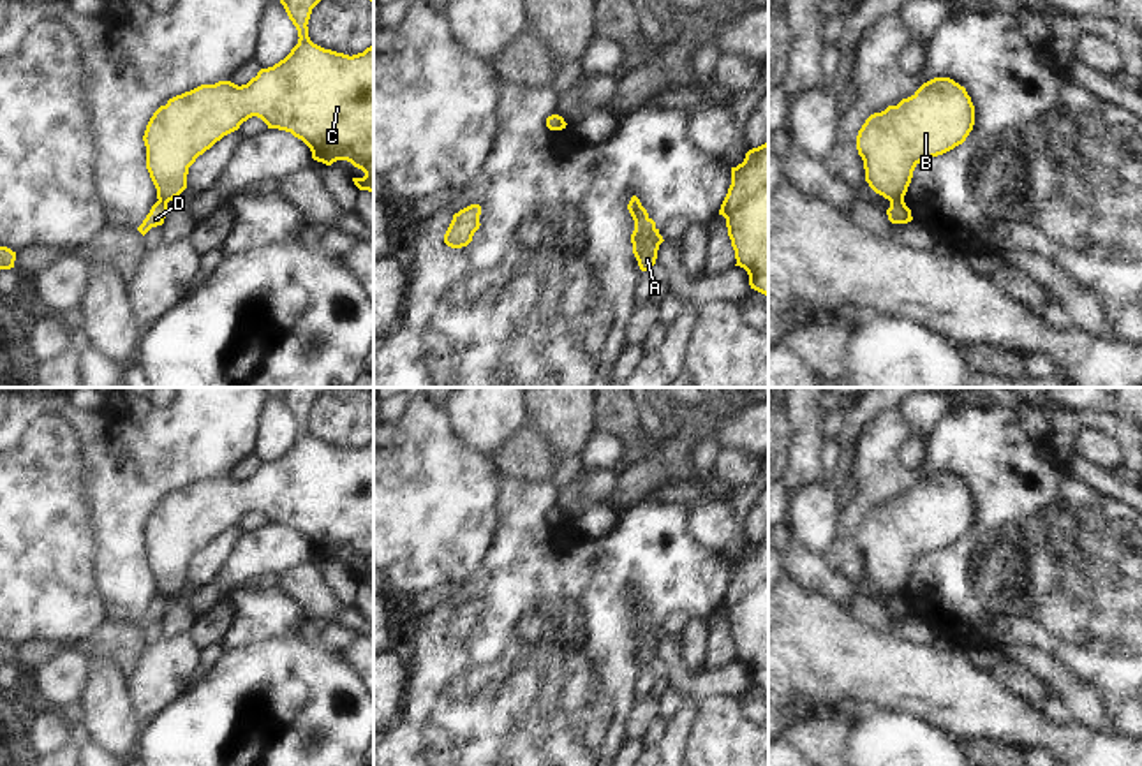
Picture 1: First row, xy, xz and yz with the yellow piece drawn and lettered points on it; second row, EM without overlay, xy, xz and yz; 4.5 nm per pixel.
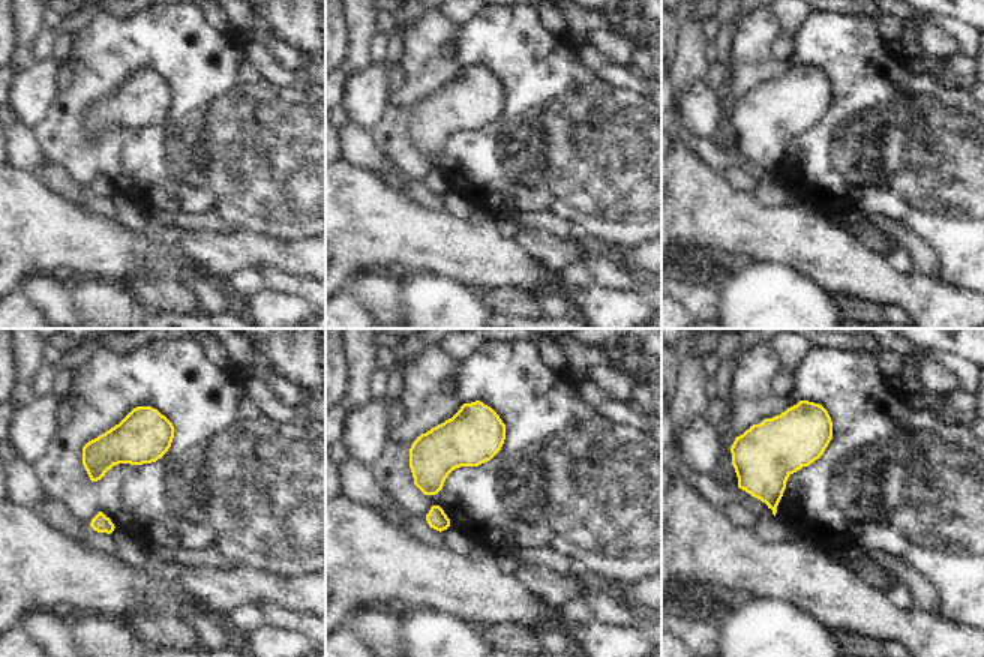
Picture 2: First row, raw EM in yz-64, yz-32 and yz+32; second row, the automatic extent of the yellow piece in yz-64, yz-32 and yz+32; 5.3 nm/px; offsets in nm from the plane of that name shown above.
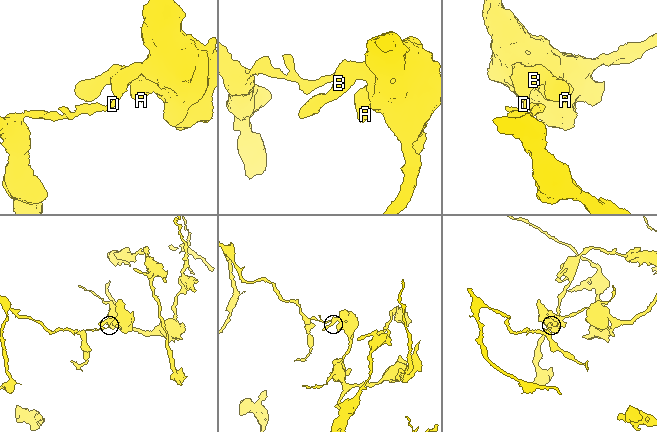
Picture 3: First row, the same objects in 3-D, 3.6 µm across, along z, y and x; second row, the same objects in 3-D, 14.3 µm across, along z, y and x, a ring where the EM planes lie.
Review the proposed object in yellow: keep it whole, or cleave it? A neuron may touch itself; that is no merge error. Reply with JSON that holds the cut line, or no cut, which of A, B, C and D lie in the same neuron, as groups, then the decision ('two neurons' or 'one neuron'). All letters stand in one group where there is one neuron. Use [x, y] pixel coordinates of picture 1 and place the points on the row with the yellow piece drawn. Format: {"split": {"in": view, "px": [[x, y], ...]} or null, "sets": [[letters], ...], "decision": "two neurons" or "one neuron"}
{"split": {"in": "yz", "px": [[903, 199], [890, 205]]}, "sets": [["A", "B", "C"], ["D"]], "decision": "two neurons"}

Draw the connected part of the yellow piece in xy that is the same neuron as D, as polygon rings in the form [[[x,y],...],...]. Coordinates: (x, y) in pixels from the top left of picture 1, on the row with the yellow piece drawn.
[[[157,201],[137,231],[145,236],[152,227],[162,225],[167,213],[167,204]]]

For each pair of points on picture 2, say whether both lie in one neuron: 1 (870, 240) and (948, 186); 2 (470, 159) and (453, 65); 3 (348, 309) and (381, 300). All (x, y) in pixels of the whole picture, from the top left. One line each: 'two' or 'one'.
1: two
2: one
3: two

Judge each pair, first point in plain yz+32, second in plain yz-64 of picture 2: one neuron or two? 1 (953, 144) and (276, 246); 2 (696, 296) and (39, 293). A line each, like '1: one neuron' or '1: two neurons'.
1: two neurons
2: one neuron

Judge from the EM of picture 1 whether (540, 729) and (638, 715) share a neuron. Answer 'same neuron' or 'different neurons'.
different neurons

